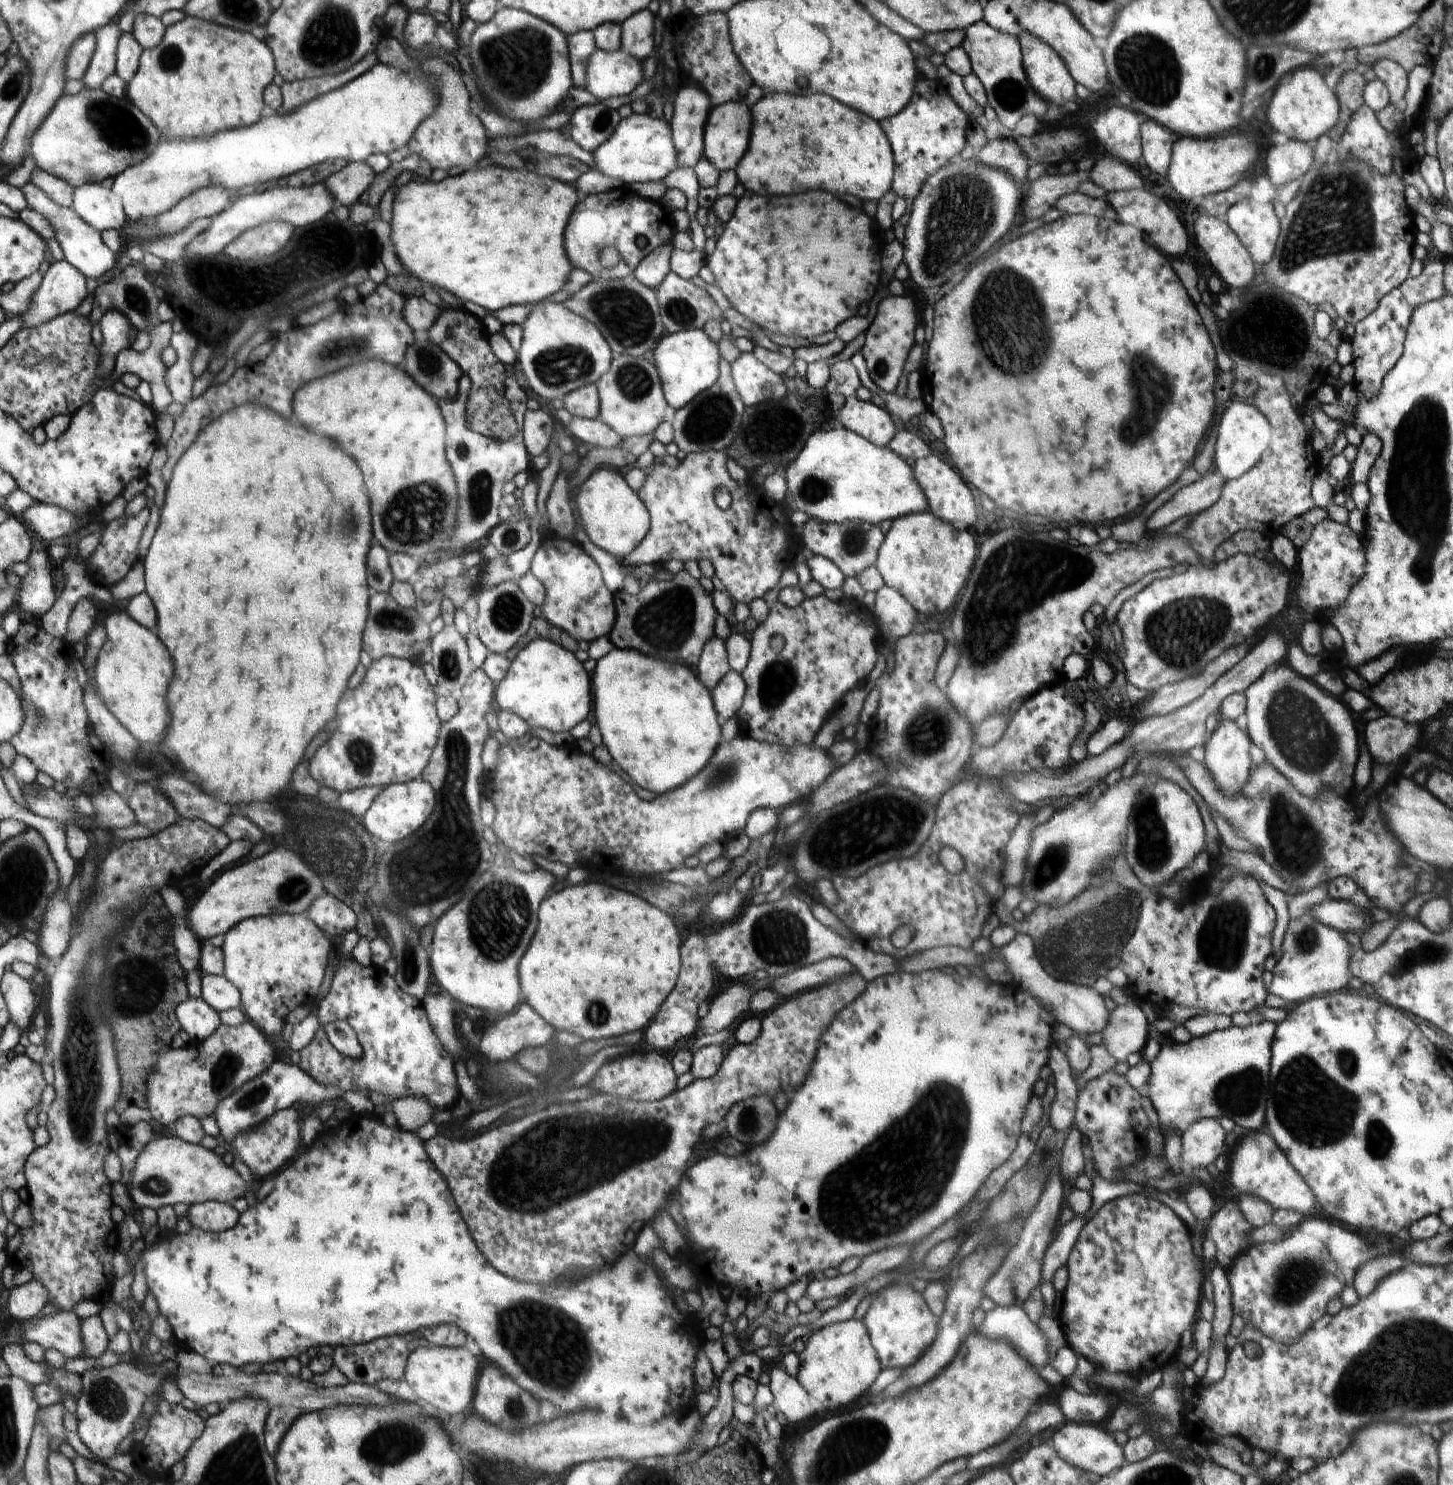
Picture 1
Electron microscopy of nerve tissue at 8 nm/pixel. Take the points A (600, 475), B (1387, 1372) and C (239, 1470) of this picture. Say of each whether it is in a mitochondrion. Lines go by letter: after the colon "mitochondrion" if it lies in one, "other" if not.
A: other
B: mitochondrion
C: mitochondrion

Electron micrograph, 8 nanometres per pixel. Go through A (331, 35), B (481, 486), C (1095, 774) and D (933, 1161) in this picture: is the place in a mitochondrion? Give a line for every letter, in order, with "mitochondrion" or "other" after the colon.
A: mitochondrion
B: mitochondrion
C: other
D: mitochondrion

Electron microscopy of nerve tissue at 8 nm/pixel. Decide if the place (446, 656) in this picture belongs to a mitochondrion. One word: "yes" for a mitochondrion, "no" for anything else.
yes

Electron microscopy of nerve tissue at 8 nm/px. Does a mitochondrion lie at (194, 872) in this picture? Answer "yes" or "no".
no

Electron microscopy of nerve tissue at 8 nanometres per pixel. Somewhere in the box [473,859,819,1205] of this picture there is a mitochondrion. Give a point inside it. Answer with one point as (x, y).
(780, 936)

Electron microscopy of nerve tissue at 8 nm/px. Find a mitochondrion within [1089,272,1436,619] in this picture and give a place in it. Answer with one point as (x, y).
(1152, 387)

